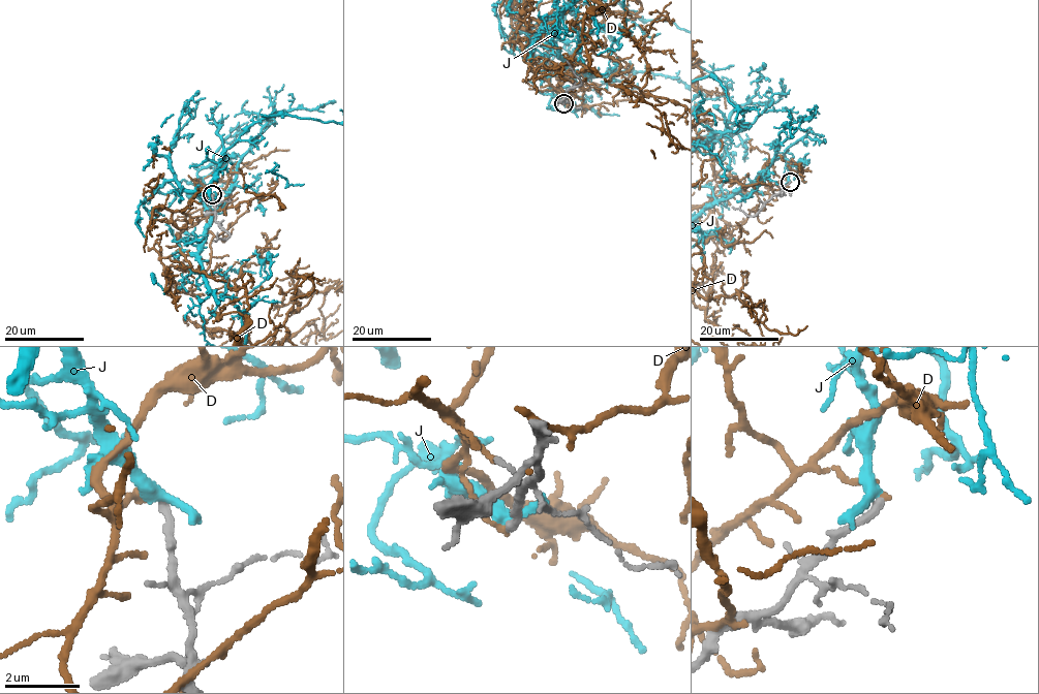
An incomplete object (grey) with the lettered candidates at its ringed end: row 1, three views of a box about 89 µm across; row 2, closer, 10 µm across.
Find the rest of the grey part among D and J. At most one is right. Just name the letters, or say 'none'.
none

